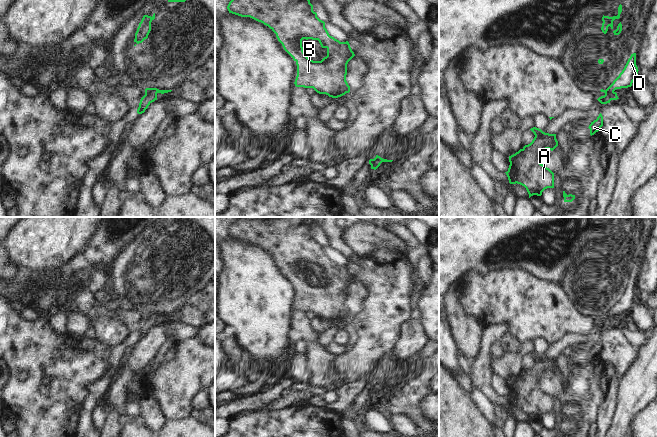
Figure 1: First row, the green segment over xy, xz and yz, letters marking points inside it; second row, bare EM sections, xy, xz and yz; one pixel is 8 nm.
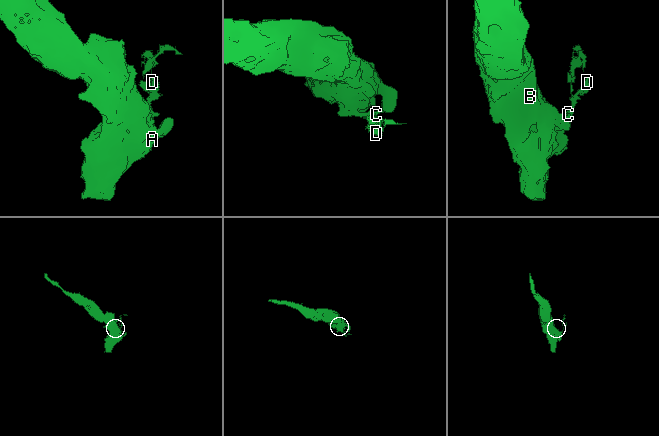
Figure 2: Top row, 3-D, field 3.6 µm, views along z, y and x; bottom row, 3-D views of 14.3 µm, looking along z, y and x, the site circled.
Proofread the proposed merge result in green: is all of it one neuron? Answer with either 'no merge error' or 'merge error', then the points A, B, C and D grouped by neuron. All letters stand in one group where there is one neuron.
merge error; groups A B C / D

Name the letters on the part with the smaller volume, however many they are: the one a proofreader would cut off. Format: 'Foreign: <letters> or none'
Foreign: D

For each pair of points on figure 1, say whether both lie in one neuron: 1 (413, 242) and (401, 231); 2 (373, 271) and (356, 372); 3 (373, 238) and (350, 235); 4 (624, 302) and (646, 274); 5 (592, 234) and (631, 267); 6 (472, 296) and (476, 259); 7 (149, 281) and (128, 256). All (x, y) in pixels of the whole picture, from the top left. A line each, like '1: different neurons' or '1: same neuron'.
1: same neuron
2: same neuron
3: same neuron
4: different neurons
5: different neurons
6: different neurons
7: different neurons

